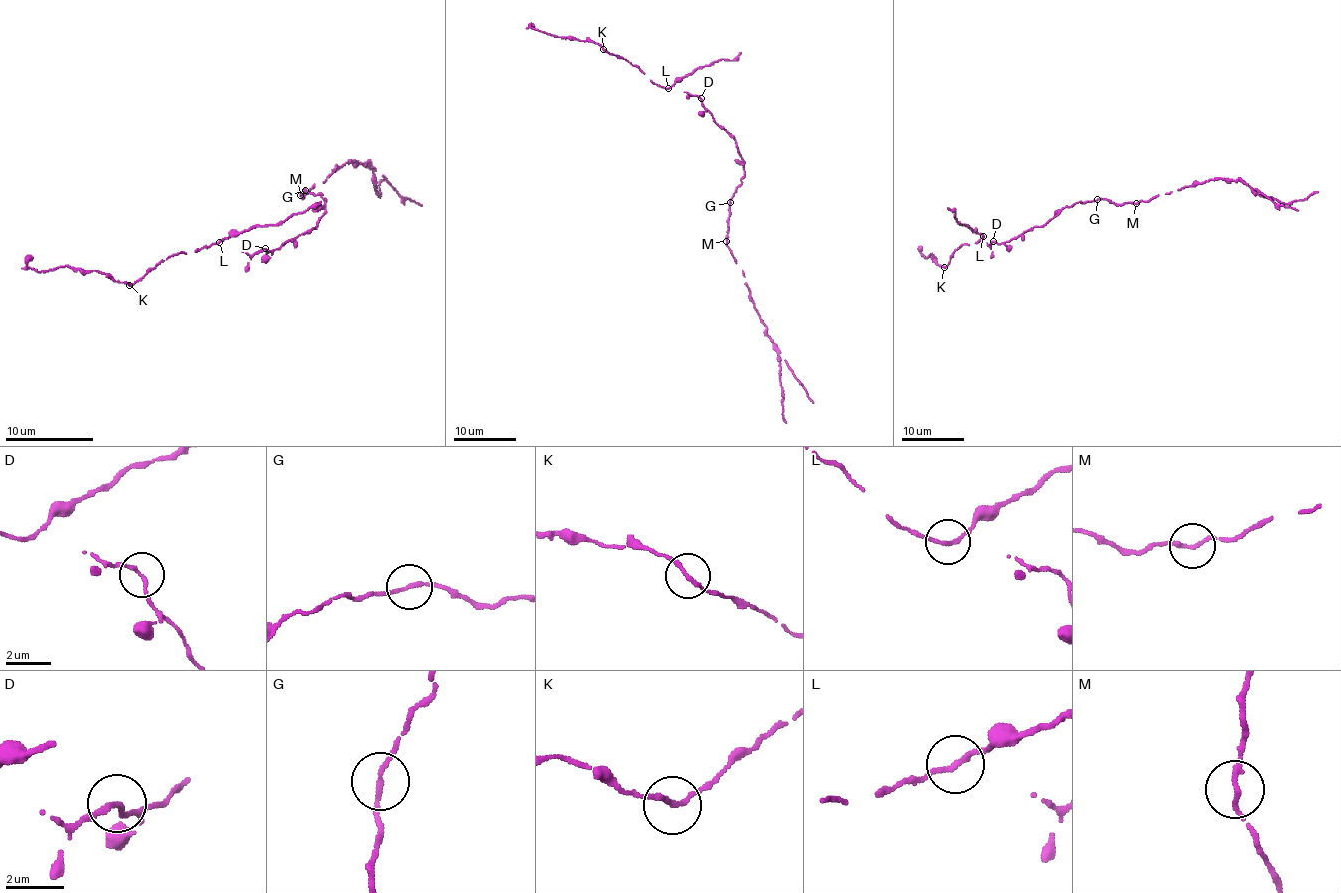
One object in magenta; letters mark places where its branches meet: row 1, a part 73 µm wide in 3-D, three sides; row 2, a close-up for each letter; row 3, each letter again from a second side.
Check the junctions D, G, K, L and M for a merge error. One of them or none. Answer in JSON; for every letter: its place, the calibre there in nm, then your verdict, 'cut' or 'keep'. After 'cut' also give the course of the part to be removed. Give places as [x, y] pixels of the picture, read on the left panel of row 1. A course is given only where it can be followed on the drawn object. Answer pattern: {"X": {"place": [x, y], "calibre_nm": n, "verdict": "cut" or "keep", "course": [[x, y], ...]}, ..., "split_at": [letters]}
{"D": {"place": [265, 248], "calibre_nm": 160, "verdict": "keep"}, "G": {"place": [305, 190], "calibre_nm": 160, "verdict": "keep"}, "K": {"place": [129, 285], "calibre_nm": 160, "verdict": "keep"}, "L": {"place": [219, 242], "calibre_nm": 160, "verdict": "cut", "course": [[219, 241], [261, 226], [278, 224], [320, 202]]}, "M": {"place": [300, 195], "calibre_nm": 170, "verdict": "keep"}, "split_at": ["L"]}

